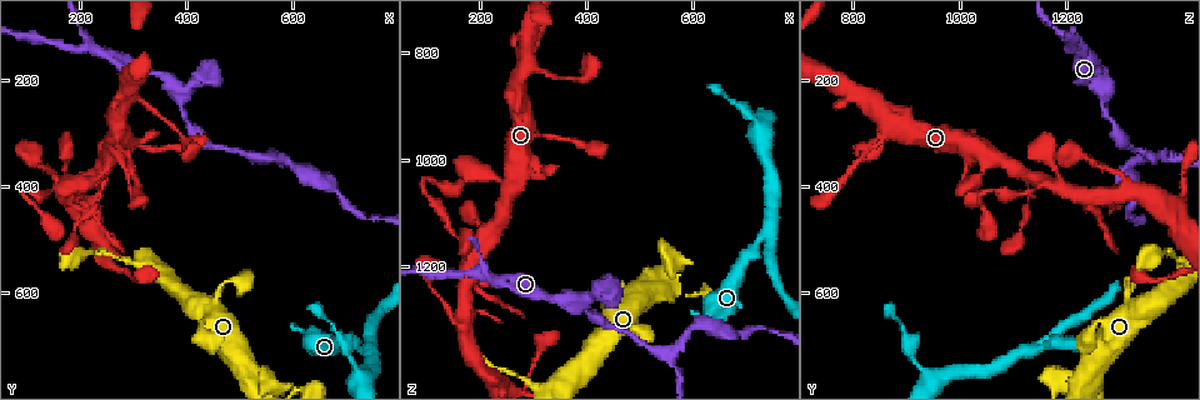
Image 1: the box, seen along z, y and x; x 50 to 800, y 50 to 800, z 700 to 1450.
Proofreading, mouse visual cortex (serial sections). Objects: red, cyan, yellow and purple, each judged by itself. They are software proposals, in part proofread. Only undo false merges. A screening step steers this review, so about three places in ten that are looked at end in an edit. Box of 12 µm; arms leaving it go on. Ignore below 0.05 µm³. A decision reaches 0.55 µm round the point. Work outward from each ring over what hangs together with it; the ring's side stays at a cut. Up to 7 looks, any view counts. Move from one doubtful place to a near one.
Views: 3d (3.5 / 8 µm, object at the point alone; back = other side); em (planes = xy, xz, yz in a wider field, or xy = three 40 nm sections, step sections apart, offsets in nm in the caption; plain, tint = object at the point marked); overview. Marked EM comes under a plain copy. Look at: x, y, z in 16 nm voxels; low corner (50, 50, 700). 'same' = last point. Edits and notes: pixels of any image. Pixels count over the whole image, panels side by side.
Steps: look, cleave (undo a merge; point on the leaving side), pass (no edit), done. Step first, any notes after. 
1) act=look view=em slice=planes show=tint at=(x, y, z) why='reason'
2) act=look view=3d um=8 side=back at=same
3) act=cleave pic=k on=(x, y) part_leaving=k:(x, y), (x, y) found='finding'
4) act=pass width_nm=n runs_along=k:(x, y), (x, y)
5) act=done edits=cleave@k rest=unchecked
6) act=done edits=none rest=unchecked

act=look view=em slice=xy step=5 show=tint at=(480, 575, 1310) why='a narrow waist'

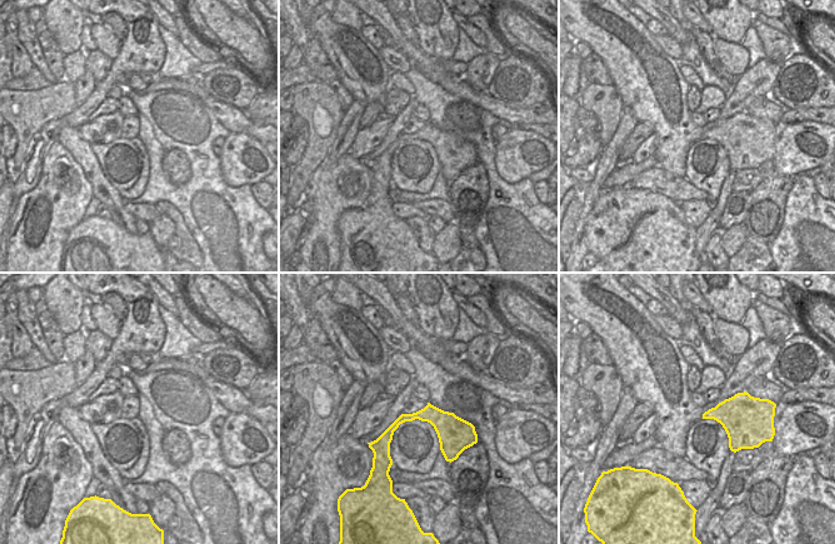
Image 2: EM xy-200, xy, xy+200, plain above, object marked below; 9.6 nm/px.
act=look view=3d um=3.5 at=same

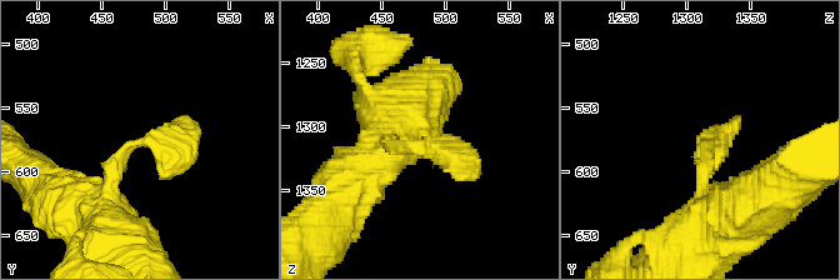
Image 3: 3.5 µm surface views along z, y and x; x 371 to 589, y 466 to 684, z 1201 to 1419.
act=pass runs_along=3:(98, 218), (136, 141), (198, 130) found='all the same cell'

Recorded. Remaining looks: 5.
act=look view=3d um=3.5 at=(155, 410, 1145) why='a narrow waist'

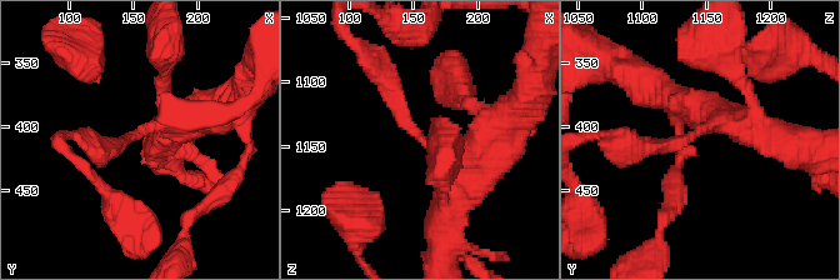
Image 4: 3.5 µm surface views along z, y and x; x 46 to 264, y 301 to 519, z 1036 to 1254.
act=look view=em slice=xy step=1 show=tint at=(156, 404, 1142)

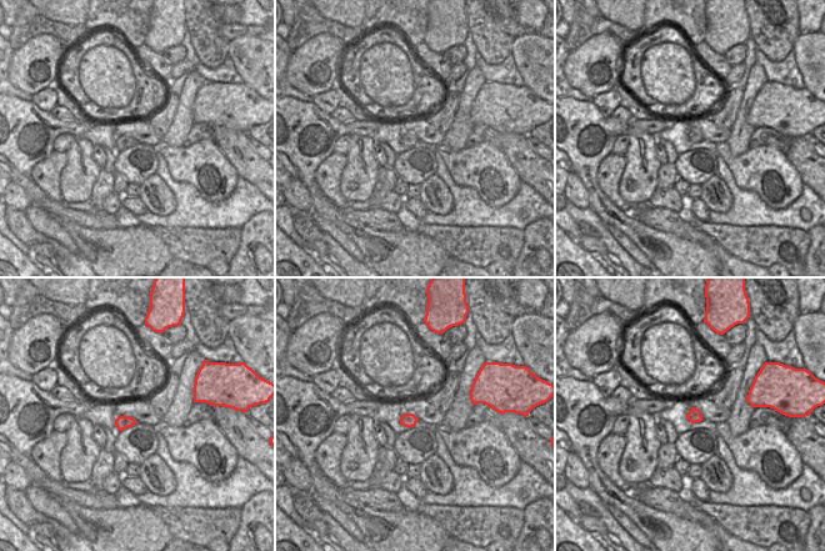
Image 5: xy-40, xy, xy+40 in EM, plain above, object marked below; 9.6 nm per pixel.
act=look view=em slice=xy step=3 show=tint at=same why='another direction'

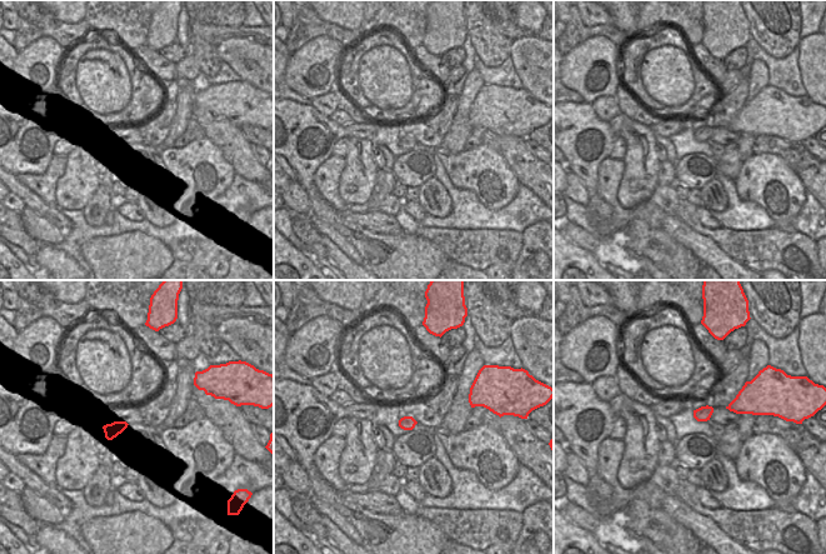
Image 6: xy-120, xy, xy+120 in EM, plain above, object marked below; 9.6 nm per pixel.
act=pass width_nm=140 runs_along=4:(490, 154), (440, 154), (375, 68) found='all the same cell'

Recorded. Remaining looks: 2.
act=look view=3d um=3.5 at=(215, 140, 1225) why='three arms meet'

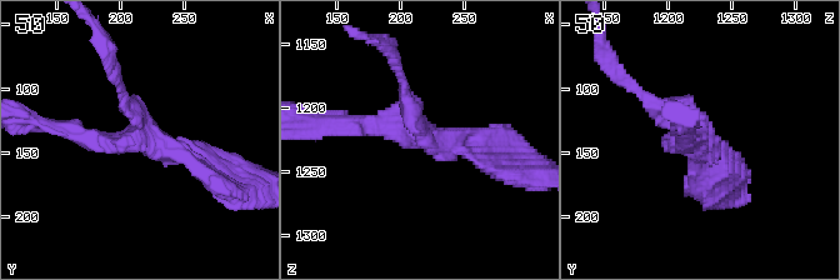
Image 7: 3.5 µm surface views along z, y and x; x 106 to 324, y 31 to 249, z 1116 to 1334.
act=look view=em slice=xy step=5 show=tint at=(220, 138, 1220) arms=3 arm_widths_nm=200,250,250

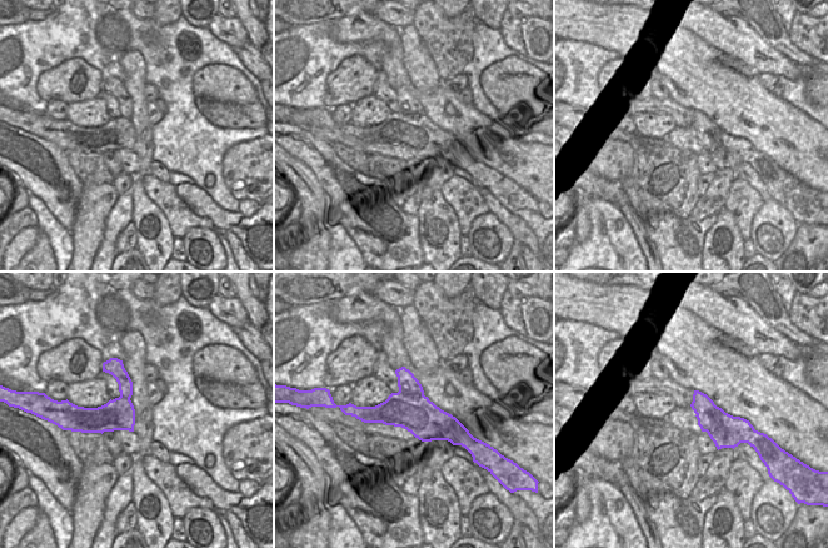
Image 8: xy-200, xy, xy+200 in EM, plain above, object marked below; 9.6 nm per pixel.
act=cleave pic=7 on=(644, 96) border=8:(697, 412), (724, 427) found='two cells meet here'

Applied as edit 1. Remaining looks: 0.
act=done edits=cleave@7 rest=unchecked

